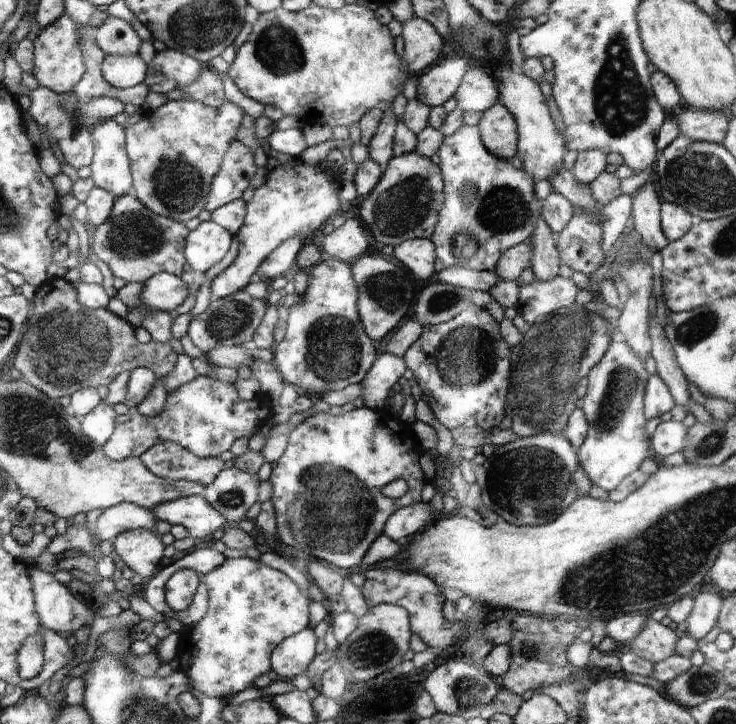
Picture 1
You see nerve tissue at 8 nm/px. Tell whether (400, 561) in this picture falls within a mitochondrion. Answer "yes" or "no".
no

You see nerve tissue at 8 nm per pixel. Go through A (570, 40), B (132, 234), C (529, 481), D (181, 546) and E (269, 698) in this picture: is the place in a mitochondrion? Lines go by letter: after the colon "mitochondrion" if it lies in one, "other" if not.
A: other
B: mitochondrion
C: mitochondrion
D: other
E: other

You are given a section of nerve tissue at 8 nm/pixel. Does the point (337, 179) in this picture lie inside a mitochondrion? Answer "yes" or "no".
no

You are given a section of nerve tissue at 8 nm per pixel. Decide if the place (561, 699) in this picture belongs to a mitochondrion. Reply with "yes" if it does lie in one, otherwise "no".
no

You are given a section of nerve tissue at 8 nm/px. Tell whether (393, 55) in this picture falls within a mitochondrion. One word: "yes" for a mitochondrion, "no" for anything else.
no

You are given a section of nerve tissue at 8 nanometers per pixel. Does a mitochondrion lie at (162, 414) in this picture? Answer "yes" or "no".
no

